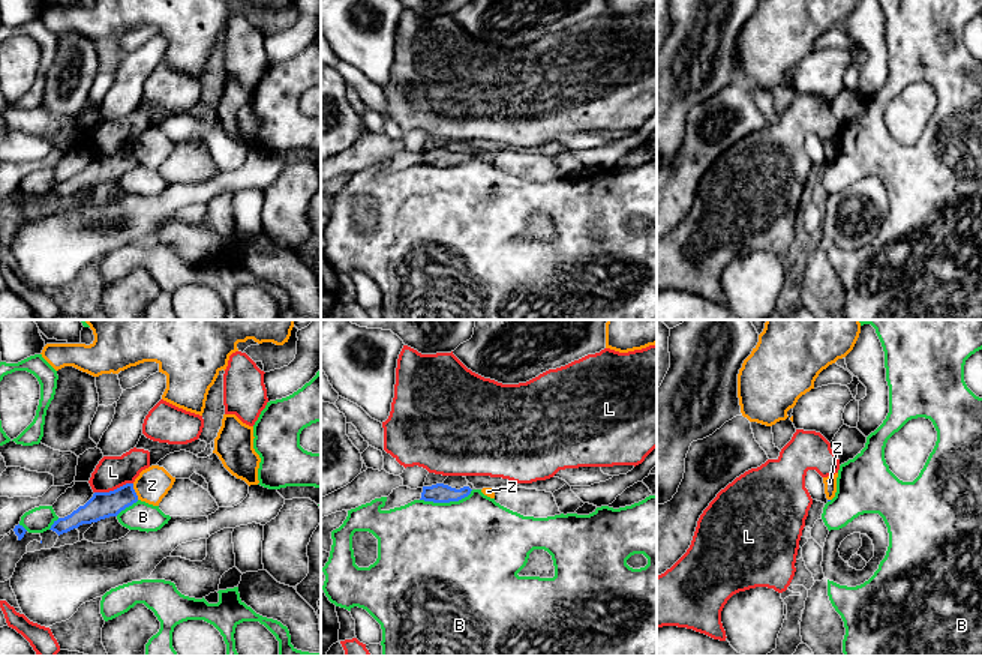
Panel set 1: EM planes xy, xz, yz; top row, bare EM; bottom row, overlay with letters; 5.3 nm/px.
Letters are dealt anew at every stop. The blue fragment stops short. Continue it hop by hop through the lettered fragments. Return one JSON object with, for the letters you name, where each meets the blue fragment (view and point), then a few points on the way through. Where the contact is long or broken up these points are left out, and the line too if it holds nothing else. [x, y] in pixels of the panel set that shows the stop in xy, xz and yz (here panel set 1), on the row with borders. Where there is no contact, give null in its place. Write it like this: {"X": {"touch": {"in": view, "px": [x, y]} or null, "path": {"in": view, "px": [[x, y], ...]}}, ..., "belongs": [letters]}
{"belongs": []}

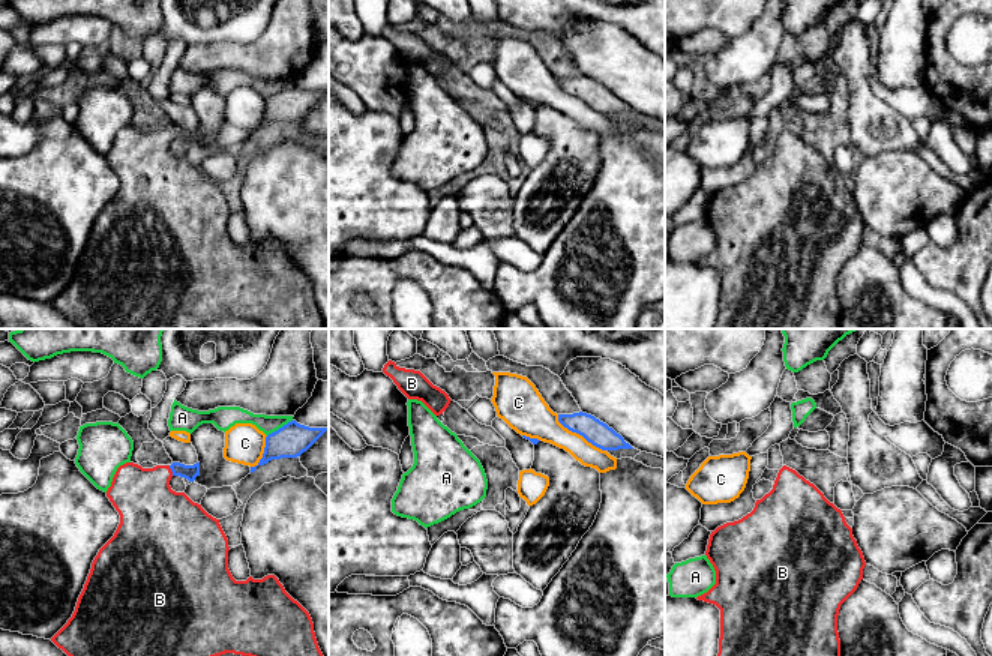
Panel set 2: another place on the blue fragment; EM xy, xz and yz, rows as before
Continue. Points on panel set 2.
{"B": {"touch": {"in": "xy", "px": [171, 470]}, "path": {"in": "xy", "px": [[188, 472], [171, 470], [150, 491], [150, 511]]}}, "belongs": ["B"]}

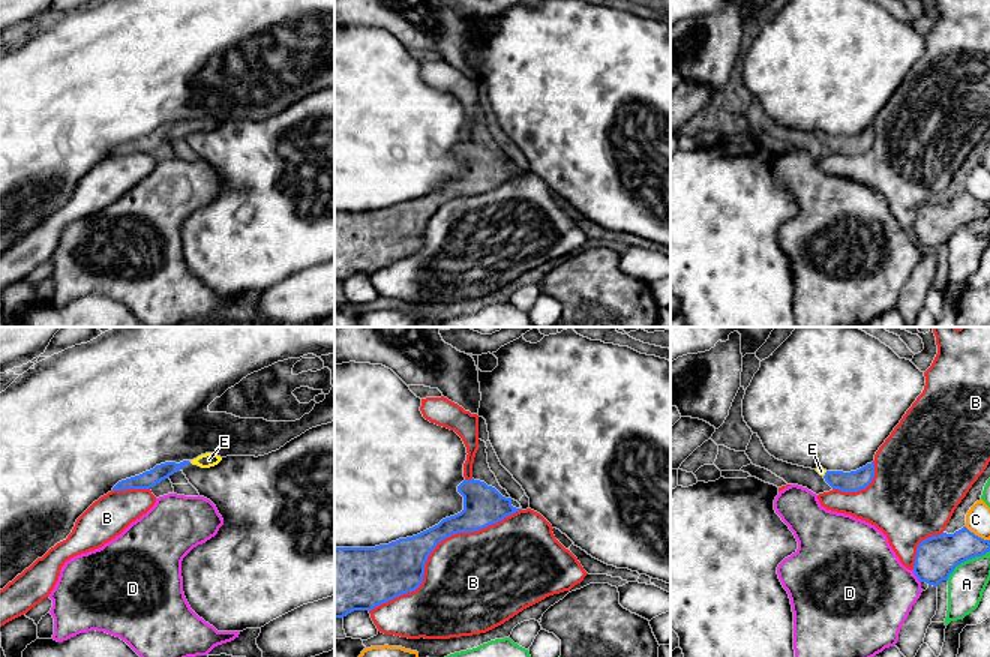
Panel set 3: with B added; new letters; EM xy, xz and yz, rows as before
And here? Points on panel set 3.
{"E": {"touch": {"in": "yz", "px": [825, 474]}}, "belongs": ["E"]}

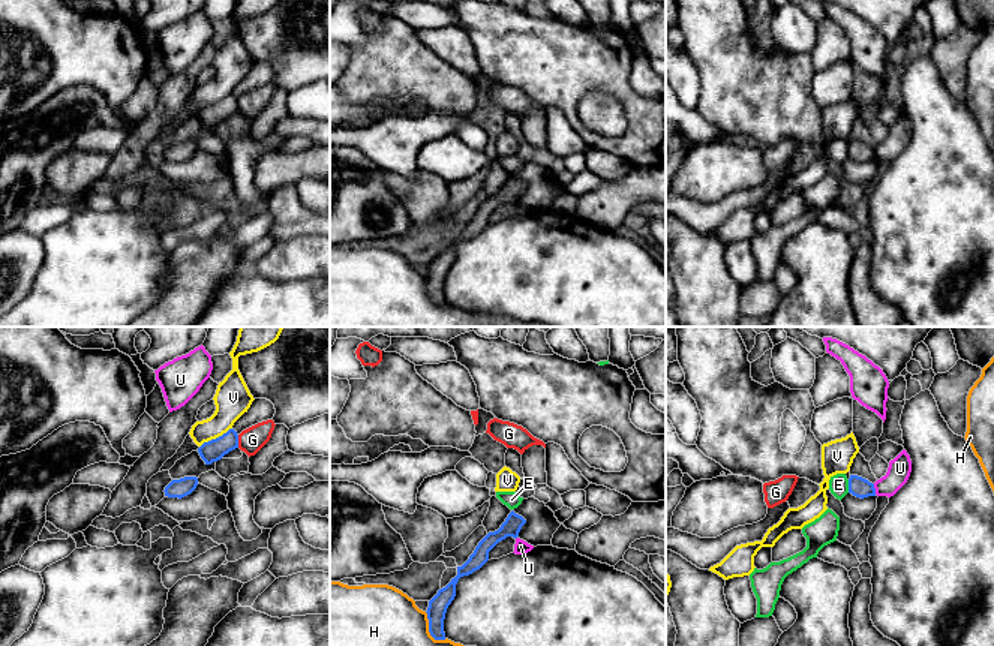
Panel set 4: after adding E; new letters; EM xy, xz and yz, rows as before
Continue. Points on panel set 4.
{"belongs": []}

